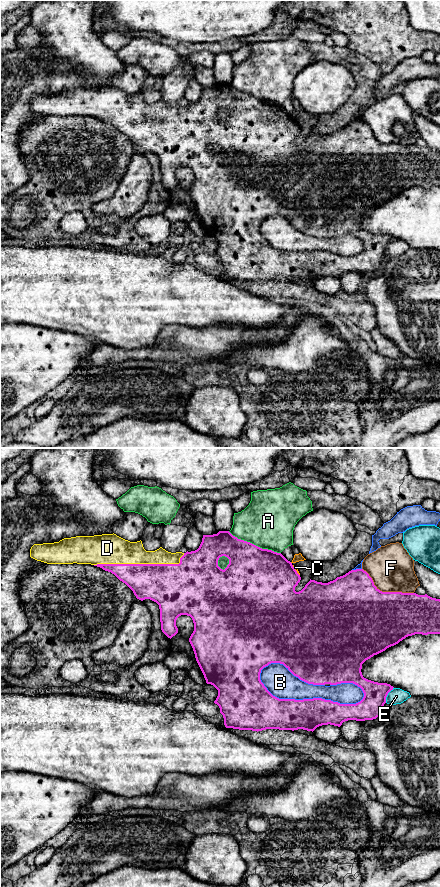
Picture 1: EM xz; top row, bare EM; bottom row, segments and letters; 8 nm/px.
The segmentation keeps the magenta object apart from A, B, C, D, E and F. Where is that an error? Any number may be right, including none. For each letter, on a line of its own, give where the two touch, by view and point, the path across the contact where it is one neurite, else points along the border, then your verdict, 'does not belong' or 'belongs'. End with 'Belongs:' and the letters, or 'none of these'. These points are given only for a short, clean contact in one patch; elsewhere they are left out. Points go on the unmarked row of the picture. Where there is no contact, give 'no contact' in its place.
A: contact xz (253, 96); does not belong
B: contact xz (308, 251); does not belong
C: contact xz (295, 122); border xz (292, 117), (299, 127); does not belong
D: contact xz (141, 116); belongs
E: contact xz (387, 246); does not belong
F: contact xz (386, 144); does not belong
Belongs: D

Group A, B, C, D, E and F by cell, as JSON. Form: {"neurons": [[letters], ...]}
{"neurons": [["A"], ["B"], ["C", "F"], ["D"], ["E"]]}

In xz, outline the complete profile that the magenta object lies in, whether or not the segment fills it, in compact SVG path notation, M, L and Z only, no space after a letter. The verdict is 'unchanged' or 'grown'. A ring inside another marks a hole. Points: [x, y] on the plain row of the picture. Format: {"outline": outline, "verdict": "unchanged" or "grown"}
{"outline": "M229 83L203 87L199 100L186 105L171 105L162 99L146 103L141 92L130 94L113 85L34 96L30 101L30 109L47 116L91 116L111 124L133 143L137 151L150 151L159 157L161 182L170 191L178 185L177 170L181 167L190 168L194 183L189 194L206 235L218 242L214 255L220 260L226 280L257 284L266 281L303 281L313 284L322 277L340 279L348 272L376 271L381 267L386 249L394 239L364 230L362 216L408 188L440 186L440 151L427 146L382 144L363 121L351 122L328 135L310 131L301 143L296 144L295 139L301 129L290 113L281 105L238 91ZM222 108L229 111L224 122L218 118ZM271 215L283 216L294 228L308 236L353 235L362 241L364 249L356 256L340 256L322 250L279 251L260 232L261 222Z", "verdict": "grown"}

